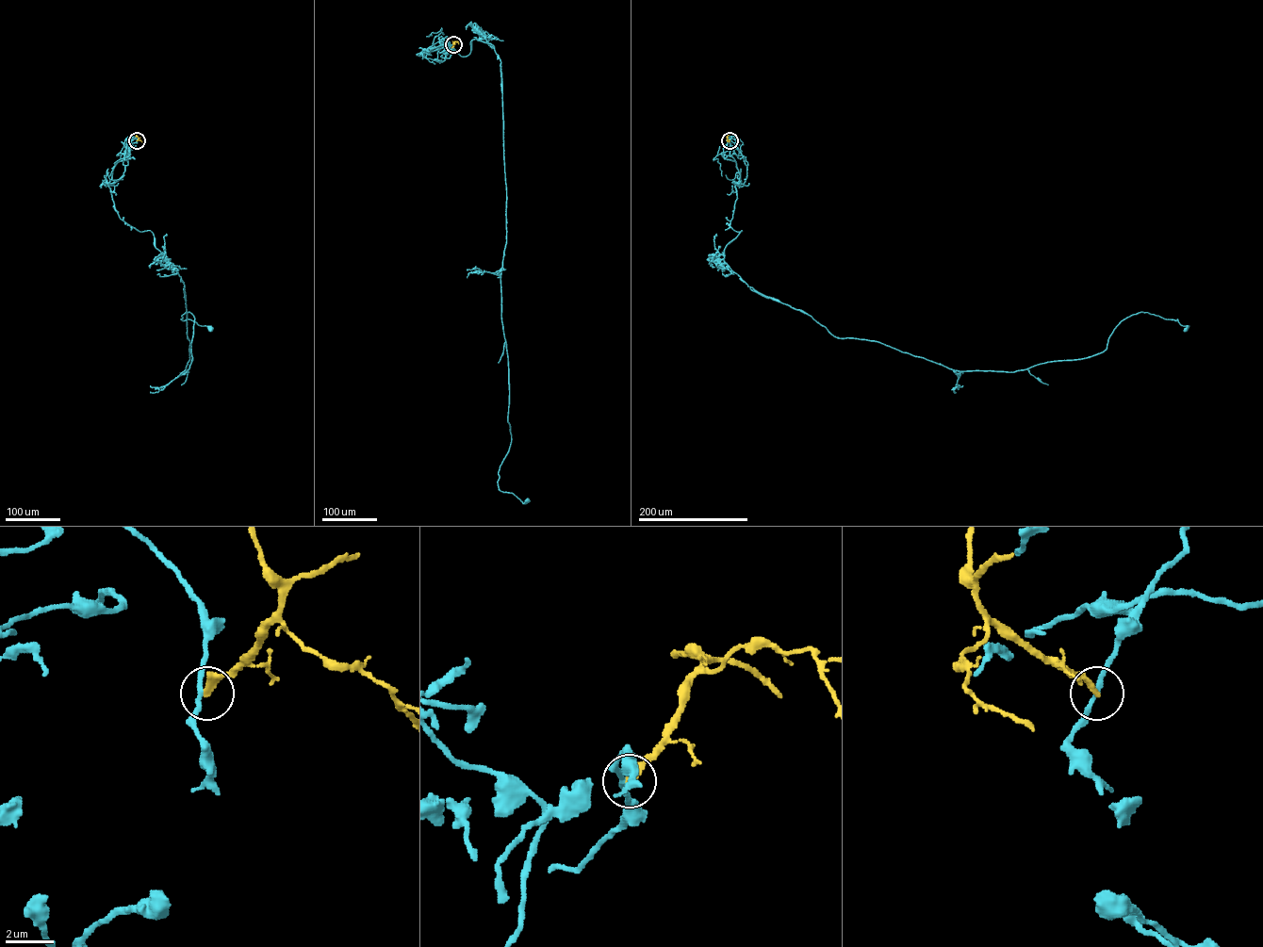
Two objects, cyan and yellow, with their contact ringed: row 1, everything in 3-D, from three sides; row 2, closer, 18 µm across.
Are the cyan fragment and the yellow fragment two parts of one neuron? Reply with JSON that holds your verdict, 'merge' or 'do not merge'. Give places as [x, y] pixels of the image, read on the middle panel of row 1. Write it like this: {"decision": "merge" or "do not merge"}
{"decision": "do not merge"}

